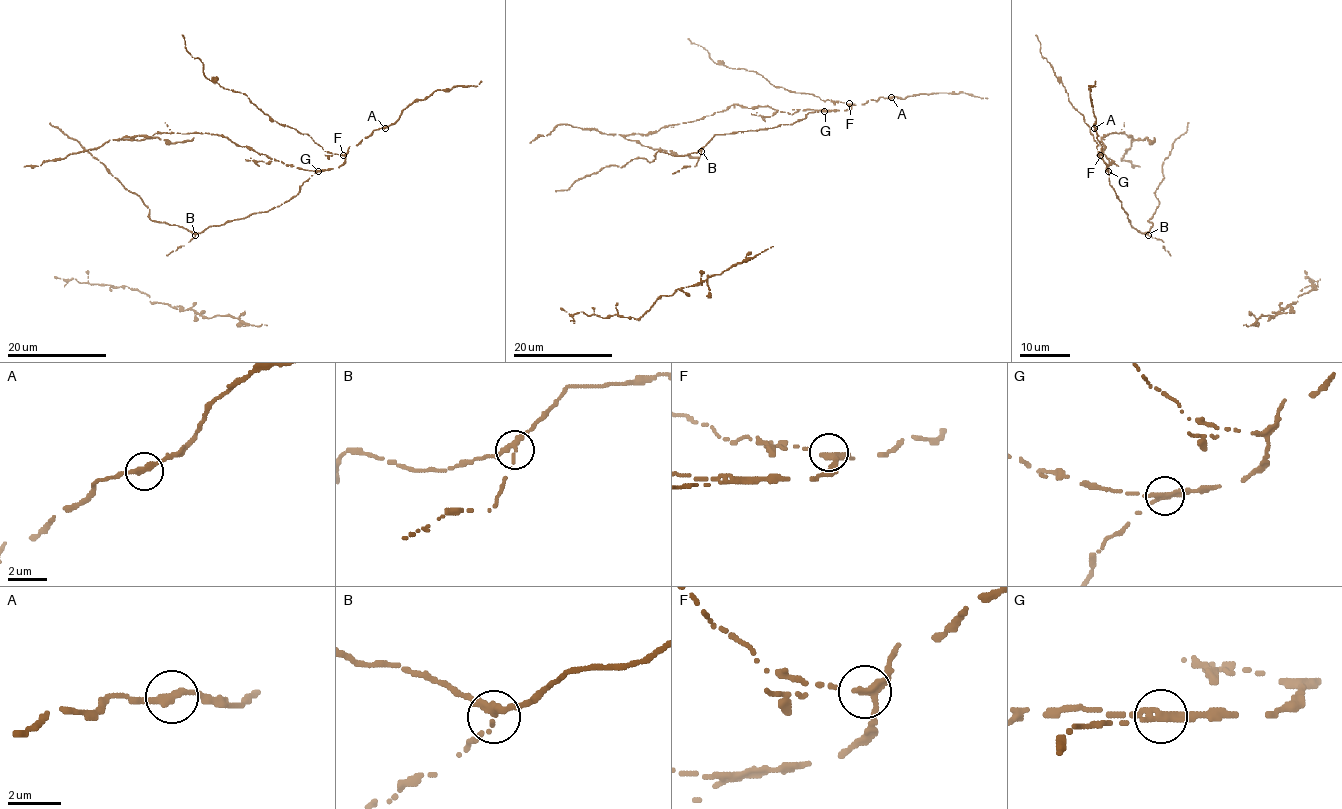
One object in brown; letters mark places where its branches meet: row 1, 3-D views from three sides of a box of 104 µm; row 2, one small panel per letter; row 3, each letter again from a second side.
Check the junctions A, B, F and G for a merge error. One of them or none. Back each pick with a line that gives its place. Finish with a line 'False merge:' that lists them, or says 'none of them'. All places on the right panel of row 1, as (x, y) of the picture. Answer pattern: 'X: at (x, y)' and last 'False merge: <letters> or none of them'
G: at (1108, 171)
False merge: G

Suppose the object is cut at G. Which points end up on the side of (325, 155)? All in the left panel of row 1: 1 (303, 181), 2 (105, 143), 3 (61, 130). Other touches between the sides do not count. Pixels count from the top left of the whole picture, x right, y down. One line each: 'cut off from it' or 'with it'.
1: with it
2: cut off from it
3: with it

